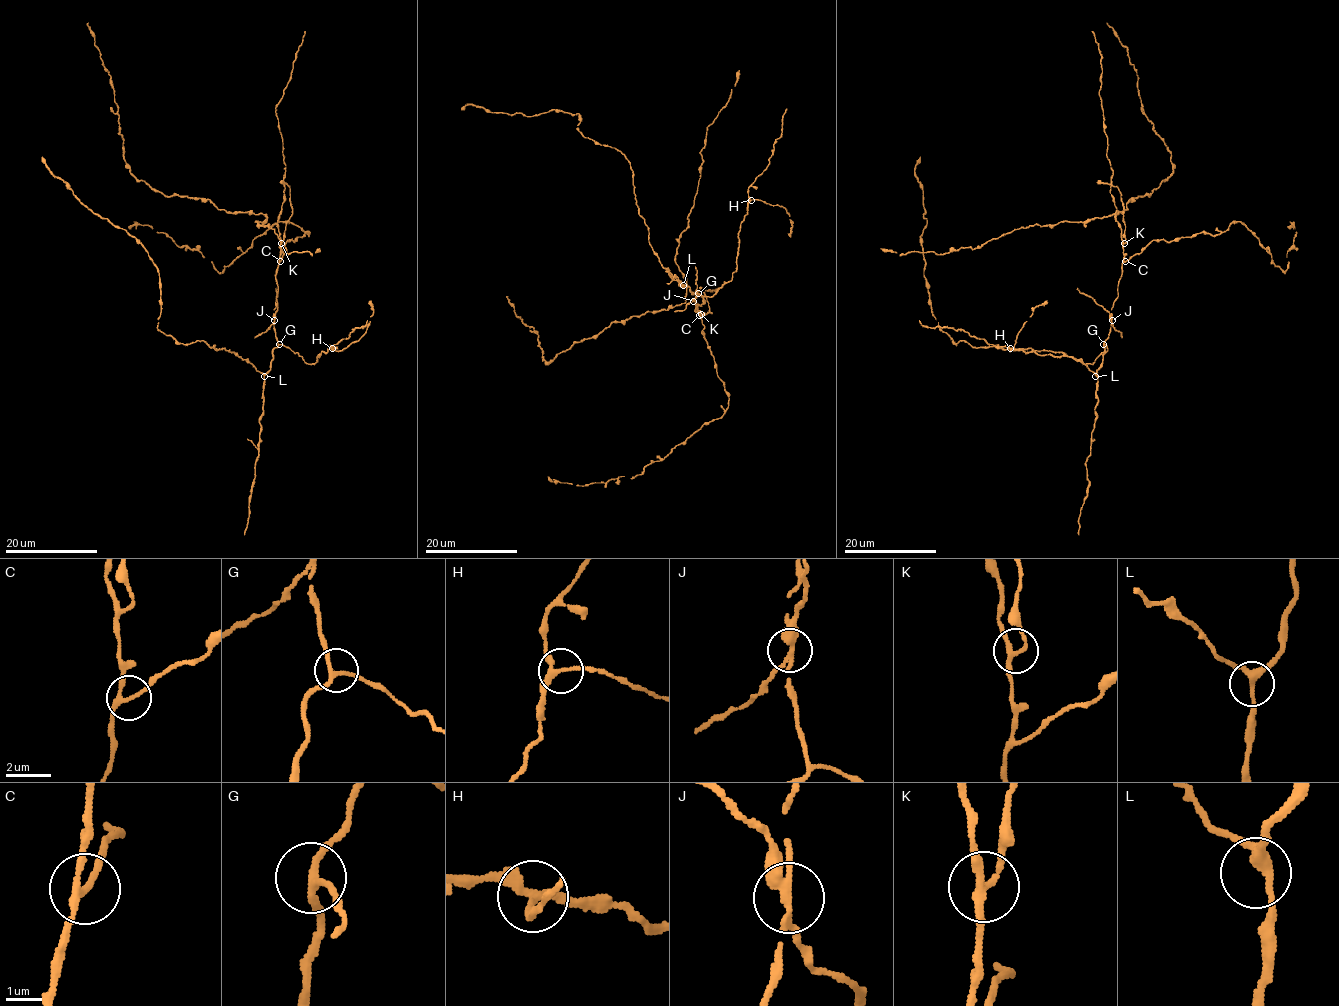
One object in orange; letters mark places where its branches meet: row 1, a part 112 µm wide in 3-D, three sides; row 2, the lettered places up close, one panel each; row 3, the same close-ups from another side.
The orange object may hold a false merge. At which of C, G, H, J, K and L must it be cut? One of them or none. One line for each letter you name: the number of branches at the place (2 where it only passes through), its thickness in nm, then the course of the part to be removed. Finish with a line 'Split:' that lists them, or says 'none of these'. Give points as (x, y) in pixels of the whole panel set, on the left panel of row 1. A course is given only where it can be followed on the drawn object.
J: 3 | 240 nm | (274, 321), (275, 287)
Split: J

